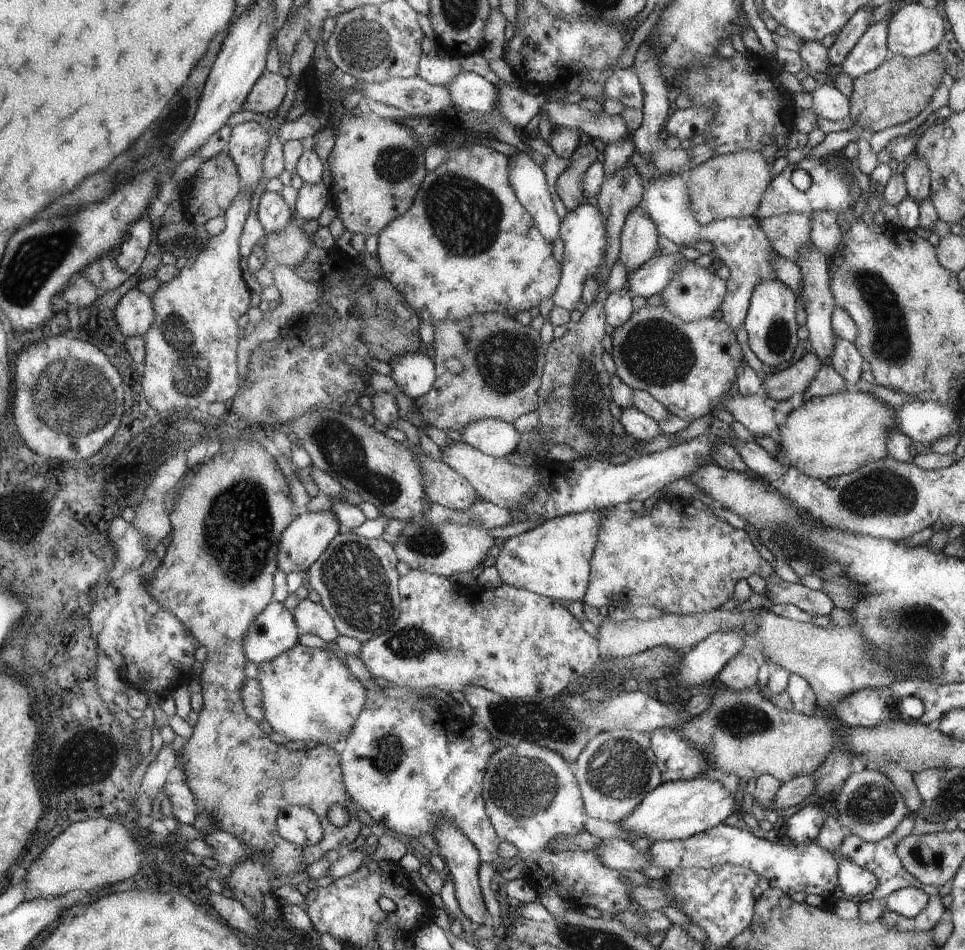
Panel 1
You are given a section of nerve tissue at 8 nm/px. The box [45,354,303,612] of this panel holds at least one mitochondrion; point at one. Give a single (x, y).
(238, 527)

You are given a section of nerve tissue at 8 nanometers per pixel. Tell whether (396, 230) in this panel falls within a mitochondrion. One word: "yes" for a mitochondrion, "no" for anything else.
no

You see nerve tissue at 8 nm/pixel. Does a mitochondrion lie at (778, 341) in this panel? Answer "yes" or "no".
yes

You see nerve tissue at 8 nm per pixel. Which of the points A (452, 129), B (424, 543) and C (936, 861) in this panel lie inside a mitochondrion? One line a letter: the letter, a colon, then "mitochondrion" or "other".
A: mitochondrion
B: mitochondrion
C: mitochondrion

